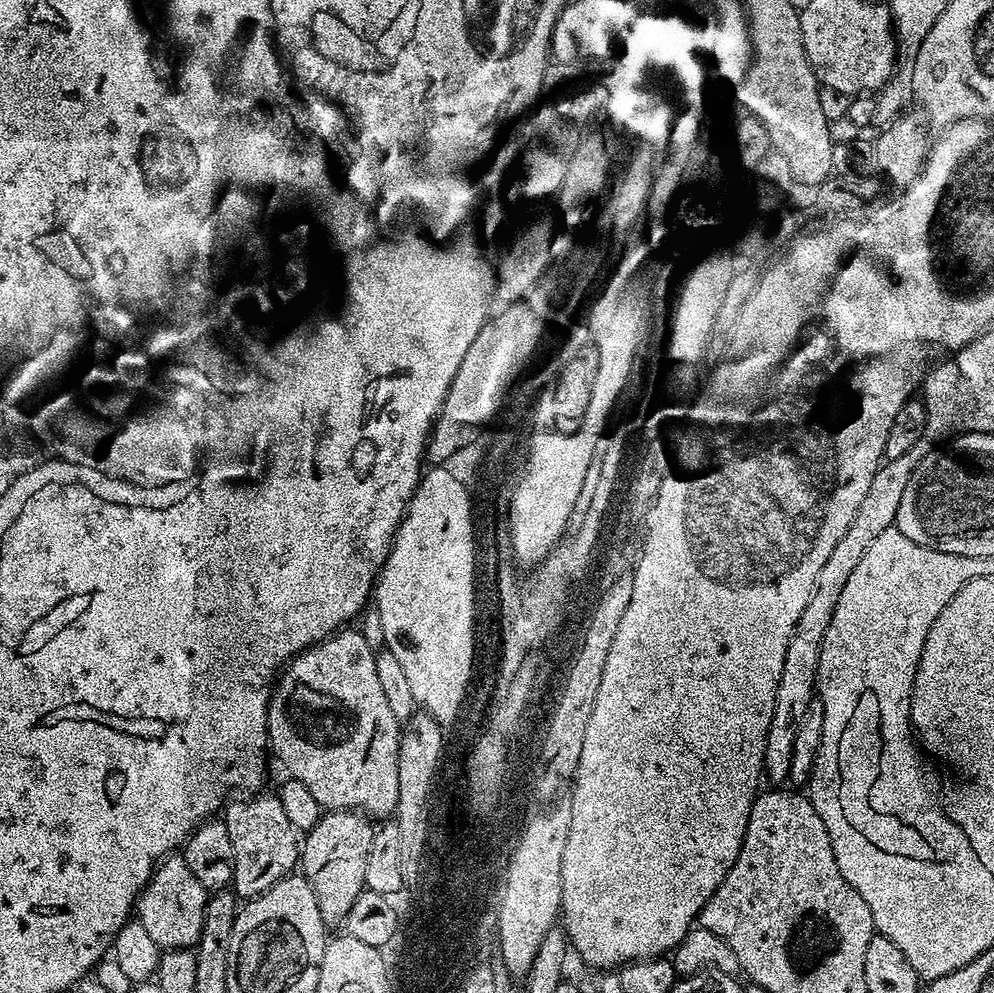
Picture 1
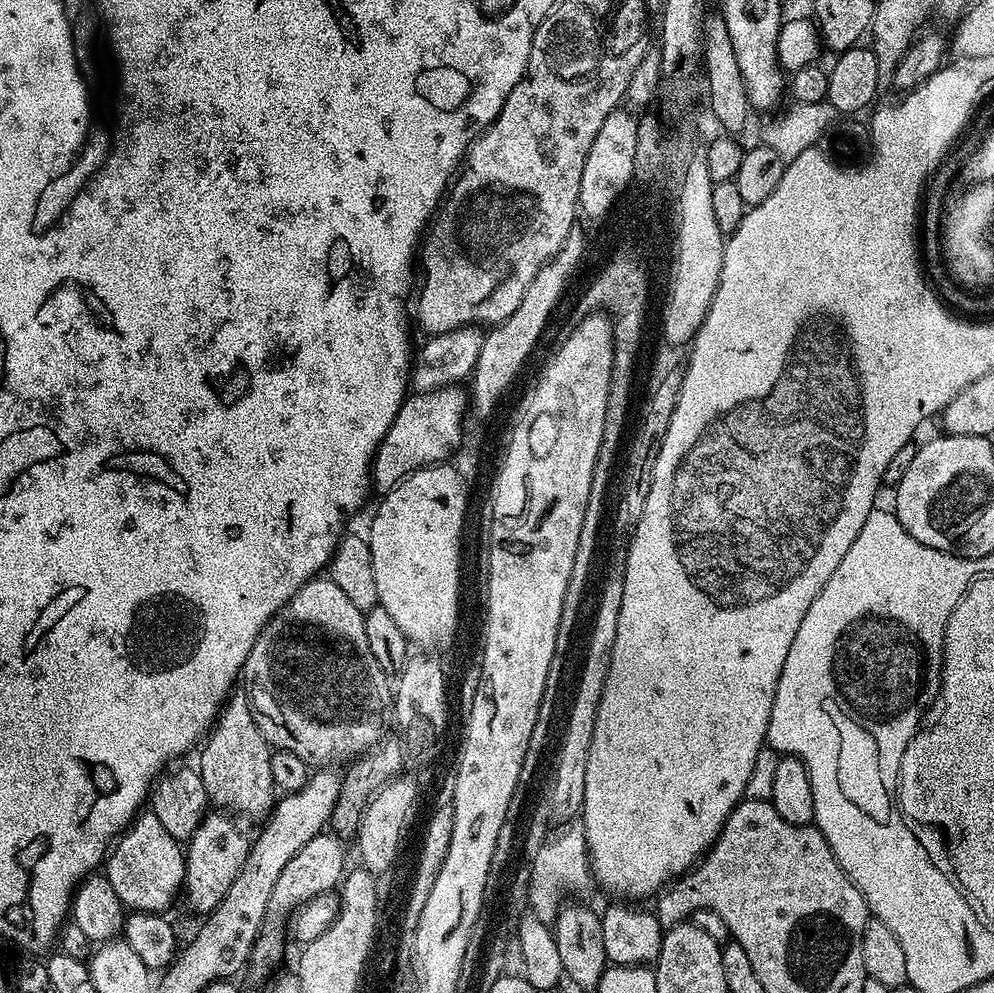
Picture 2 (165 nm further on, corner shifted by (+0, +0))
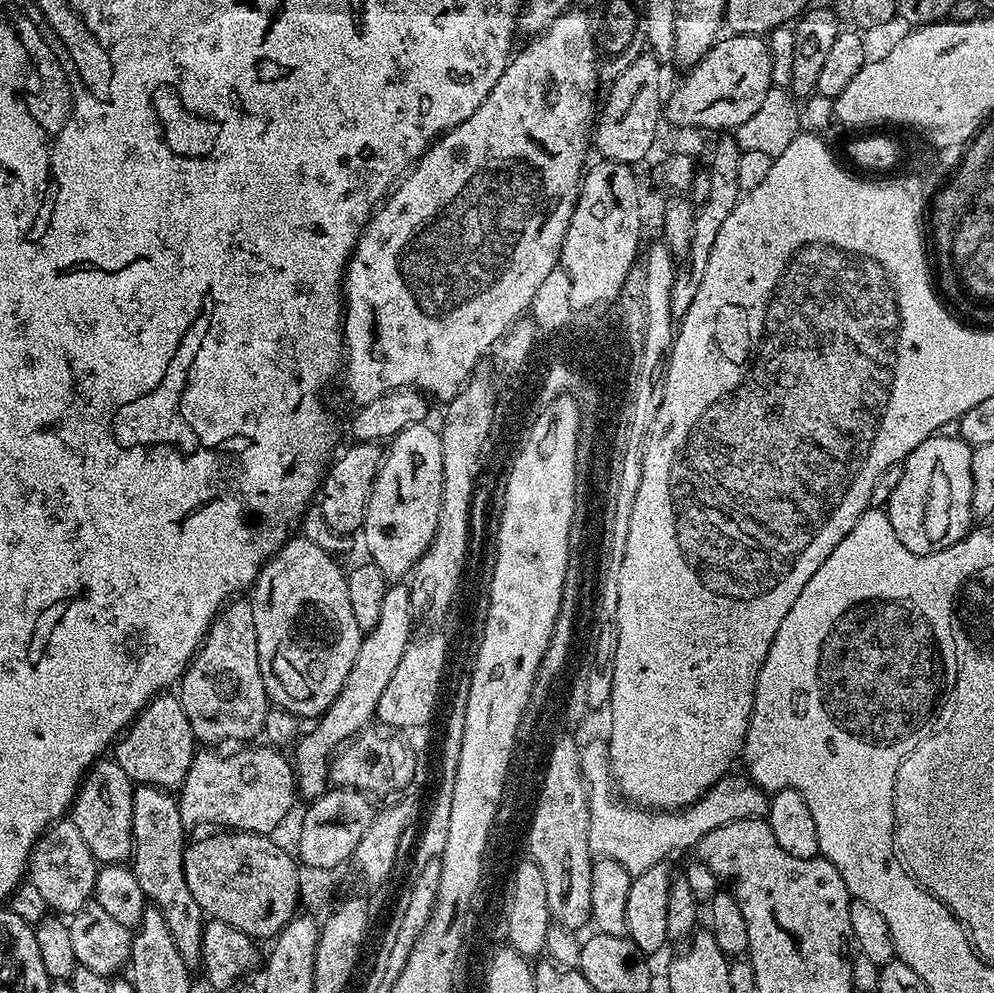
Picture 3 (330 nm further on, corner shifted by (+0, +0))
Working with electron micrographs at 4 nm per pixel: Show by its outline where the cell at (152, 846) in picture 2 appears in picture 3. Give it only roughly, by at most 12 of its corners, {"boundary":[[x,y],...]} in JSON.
{"boundary":[[96,761],[70,809],[97,863],[133,853],[135,783]]}

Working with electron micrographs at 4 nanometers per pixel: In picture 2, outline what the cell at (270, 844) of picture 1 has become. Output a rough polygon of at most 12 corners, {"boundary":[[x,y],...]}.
{"boundary":[[243,691],[196,768],[215,807],[252,820],[276,802],[273,749]]}

